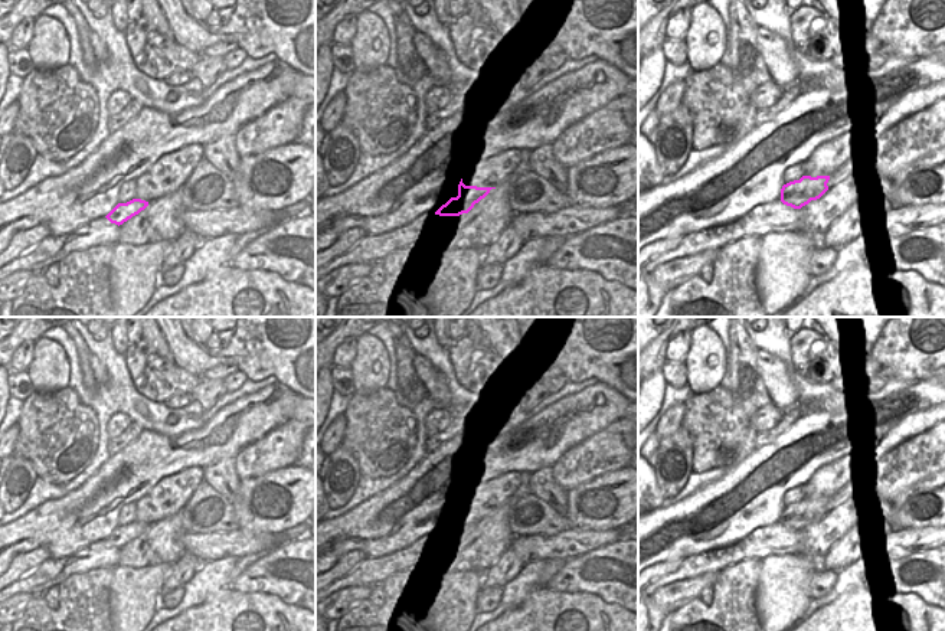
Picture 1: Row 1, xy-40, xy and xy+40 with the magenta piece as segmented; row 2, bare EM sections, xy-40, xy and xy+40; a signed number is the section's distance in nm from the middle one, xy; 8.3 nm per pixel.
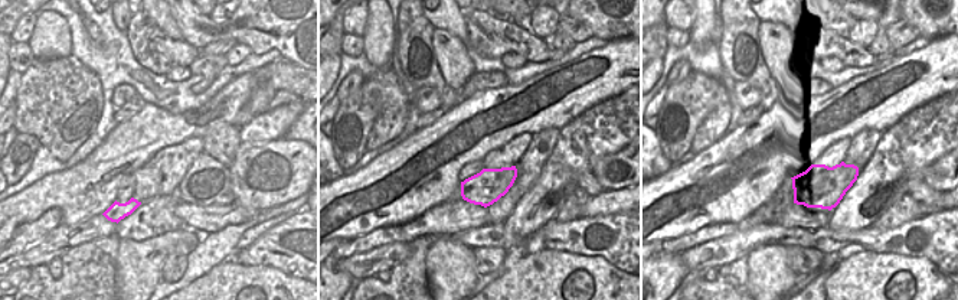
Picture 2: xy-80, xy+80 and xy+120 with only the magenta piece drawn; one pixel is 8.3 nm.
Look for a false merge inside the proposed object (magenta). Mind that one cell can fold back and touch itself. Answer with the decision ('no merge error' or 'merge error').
no merge error

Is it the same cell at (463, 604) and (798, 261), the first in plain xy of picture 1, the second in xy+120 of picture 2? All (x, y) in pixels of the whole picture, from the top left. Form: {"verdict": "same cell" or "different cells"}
{"verdict": "different cells"}

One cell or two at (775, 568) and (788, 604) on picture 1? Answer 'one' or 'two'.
one

